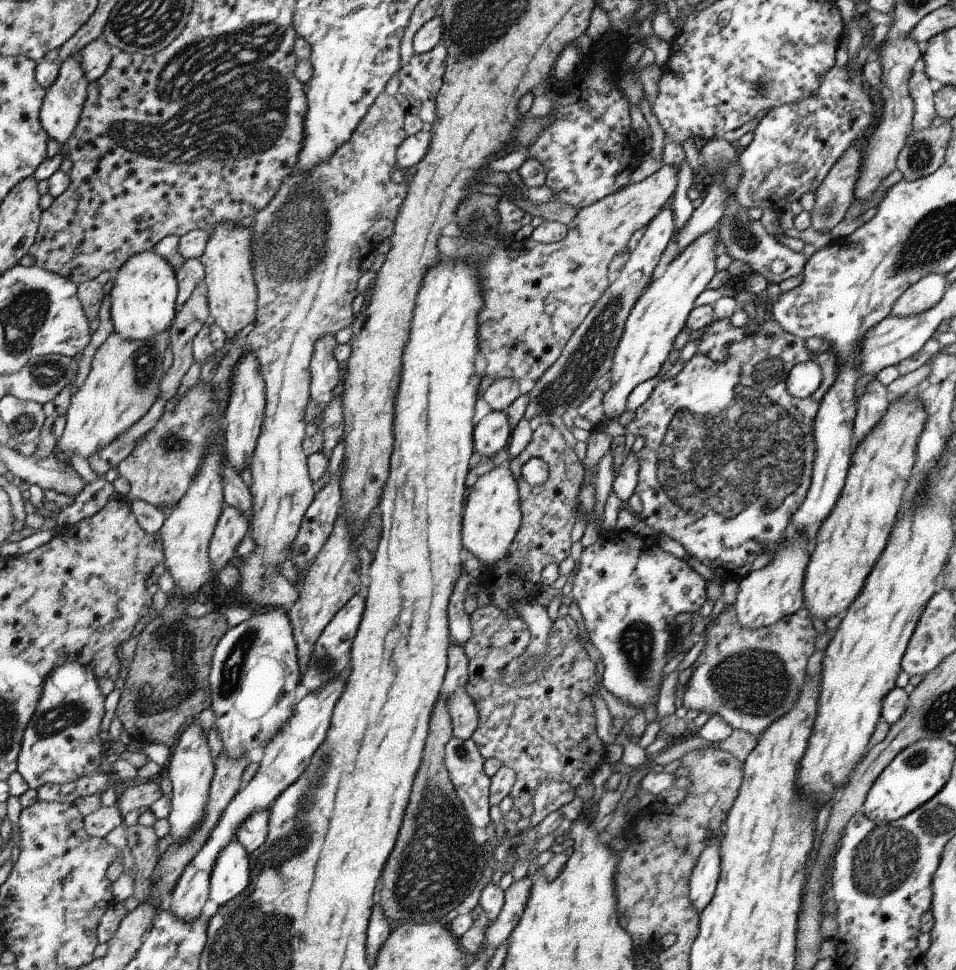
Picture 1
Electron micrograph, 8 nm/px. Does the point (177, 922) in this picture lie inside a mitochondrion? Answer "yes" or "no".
no

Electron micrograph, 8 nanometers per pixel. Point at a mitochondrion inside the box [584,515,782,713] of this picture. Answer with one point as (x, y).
(637, 643)

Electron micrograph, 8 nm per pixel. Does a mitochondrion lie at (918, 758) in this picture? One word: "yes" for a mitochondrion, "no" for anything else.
yes

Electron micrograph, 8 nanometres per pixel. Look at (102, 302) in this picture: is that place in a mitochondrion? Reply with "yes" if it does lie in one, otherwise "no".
no

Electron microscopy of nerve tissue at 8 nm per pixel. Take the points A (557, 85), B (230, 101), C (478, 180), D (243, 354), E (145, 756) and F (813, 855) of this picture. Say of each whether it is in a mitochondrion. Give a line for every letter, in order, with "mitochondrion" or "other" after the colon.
A: other
B: mitochondrion
C: other
D: other
E: other
F: other

